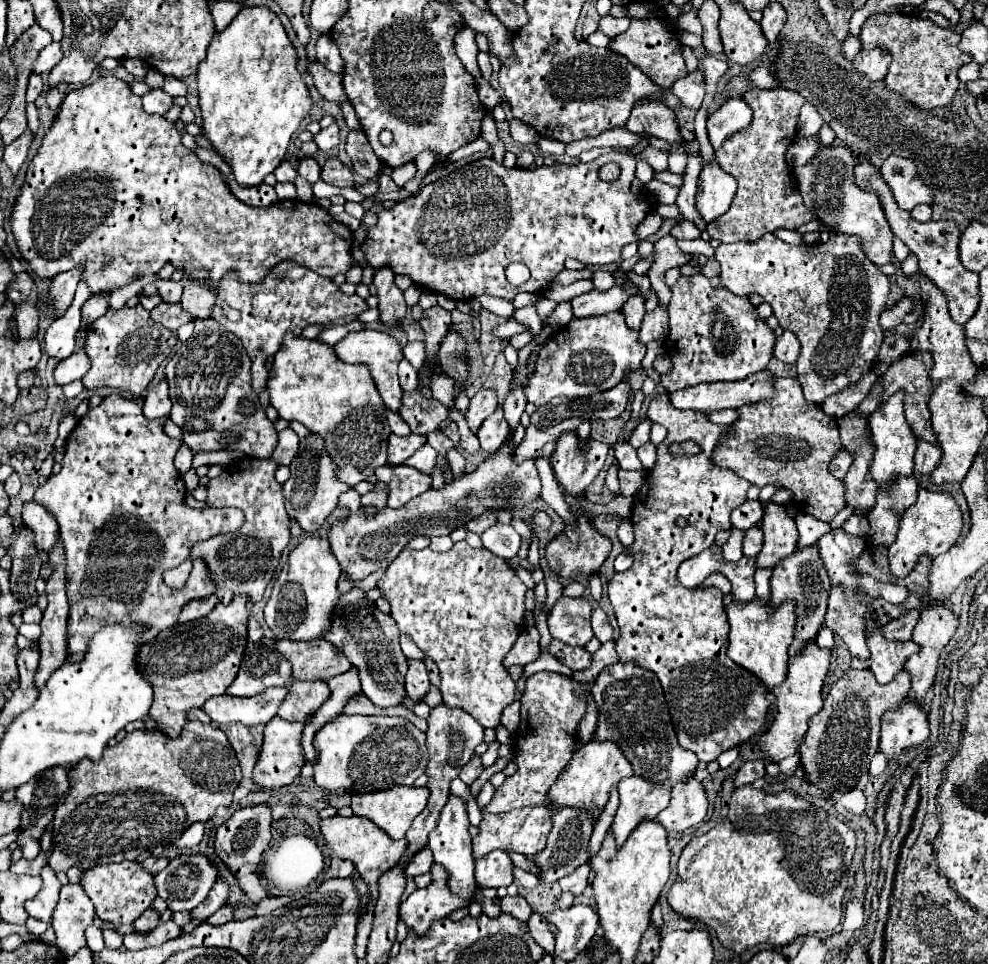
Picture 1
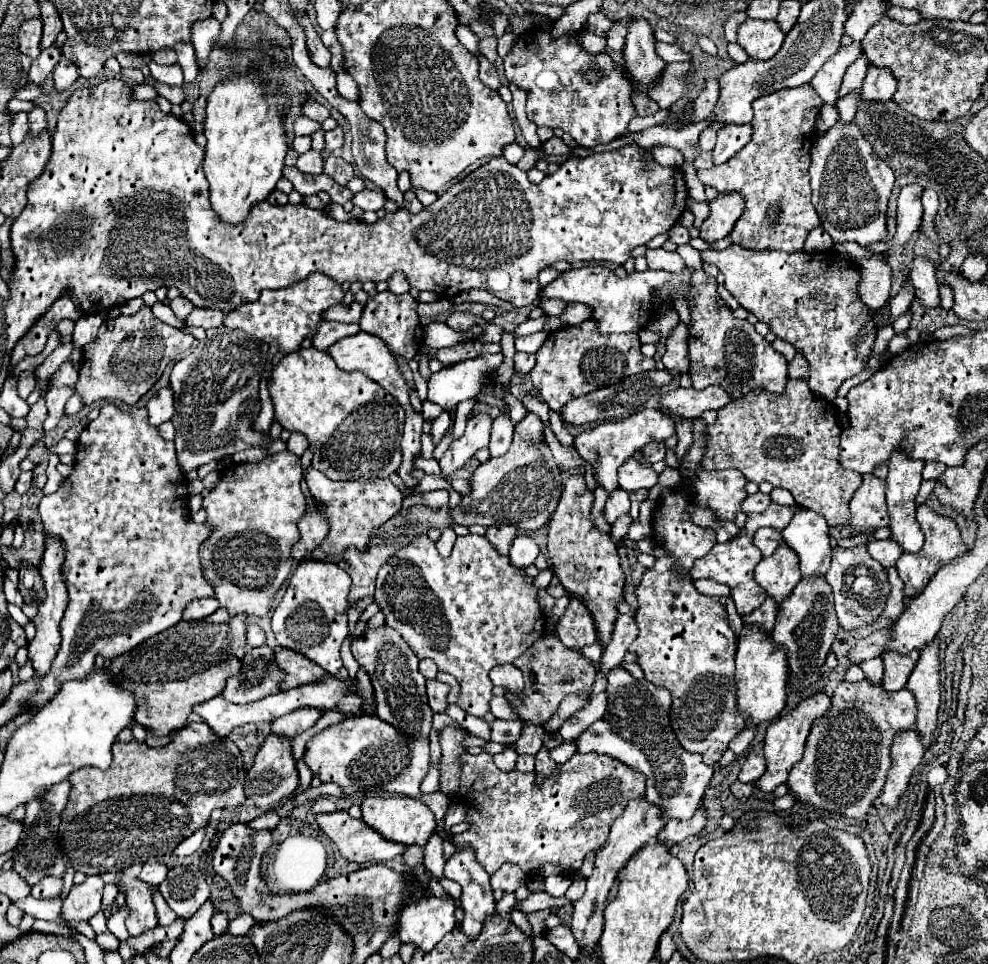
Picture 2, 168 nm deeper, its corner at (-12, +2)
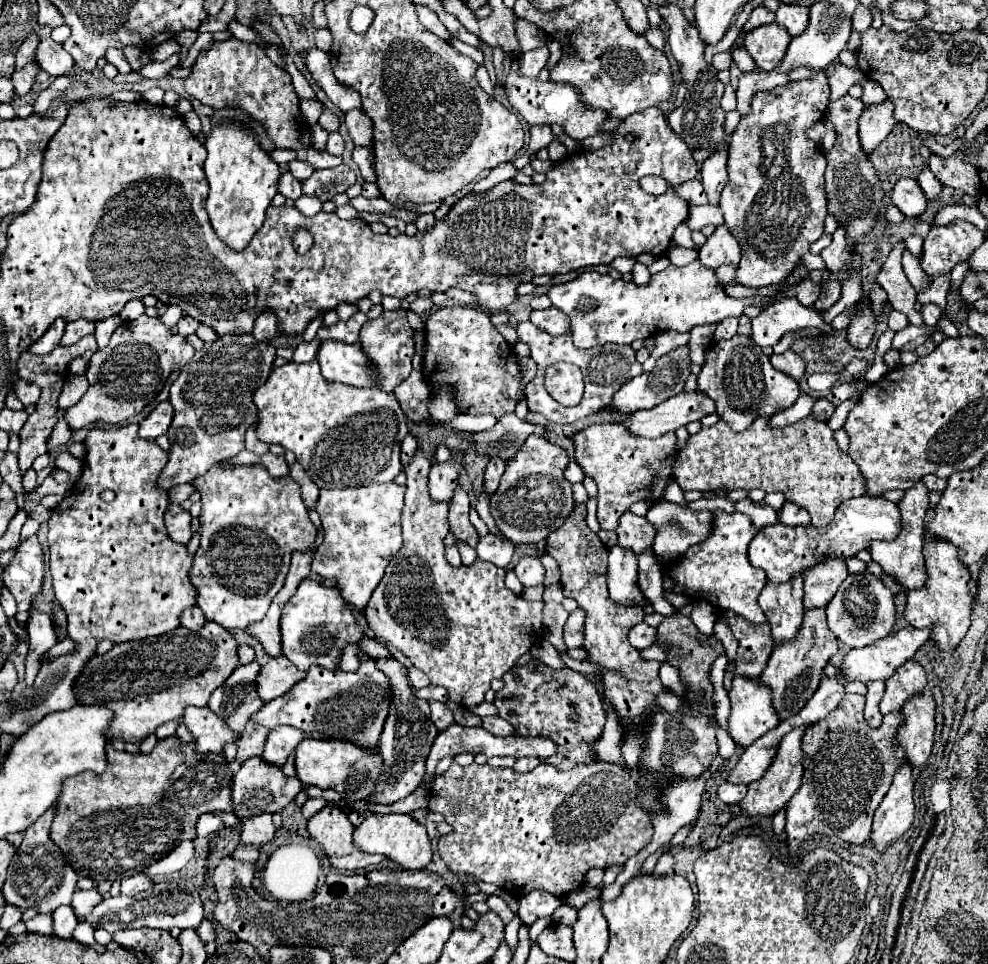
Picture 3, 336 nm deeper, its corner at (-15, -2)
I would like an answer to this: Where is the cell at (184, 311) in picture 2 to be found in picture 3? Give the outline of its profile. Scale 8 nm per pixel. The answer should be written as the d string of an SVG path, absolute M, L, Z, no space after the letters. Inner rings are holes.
M184 315L180 321L178 321L178 333L182 335L182 337L188 337L188 335L192 335L192 333L196 333L196 329L198 329L198 321L194 321L192 317L188 317L188 315Z

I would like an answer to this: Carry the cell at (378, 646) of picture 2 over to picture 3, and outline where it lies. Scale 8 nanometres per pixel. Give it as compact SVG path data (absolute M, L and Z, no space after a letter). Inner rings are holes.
M392 657L378 659L376 663L390 677L390 683L394 689L394 699L392 699L390 715L386 719L384 731L380 735L380 745L378 745L378 753L384 761L384 773L382 773L382 779L376 783L374 795L368 797L366 801L390 805L390 803L396 803L396 801L408 797L420 785L422 775L424 775L424 761L430 753L430 747L432 747L436 735L438 735L438 729L434 727L434 723L428 717L428 701L412 695L408 677L406 677L408 669Z

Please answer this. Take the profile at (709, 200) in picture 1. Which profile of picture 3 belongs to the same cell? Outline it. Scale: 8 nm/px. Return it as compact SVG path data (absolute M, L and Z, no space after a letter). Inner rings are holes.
M726 225L716 227L714 235L708 237L706 245L698 251L698 259L704 267L716 271L720 265L736 267L740 263L740 245Z

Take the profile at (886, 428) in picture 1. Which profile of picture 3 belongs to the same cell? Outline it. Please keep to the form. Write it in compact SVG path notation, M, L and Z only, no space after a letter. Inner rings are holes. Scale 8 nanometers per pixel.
M918 481L912 489L904 493L904 499L898 503L902 513L902 531L894 541L874 541L870 545L872 559L884 569L886 575L890 575L898 585L904 587L904 591L920 589L926 581L926 567L924 567L924 517L928 511L928 489Z

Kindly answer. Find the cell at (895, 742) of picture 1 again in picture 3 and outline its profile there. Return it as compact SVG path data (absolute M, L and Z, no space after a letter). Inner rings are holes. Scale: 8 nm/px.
M908 763L896 771L890 791L874 813L870 841L876 851L884 853L898 837L902 837L914 821L914 801L912 801L912 769Z

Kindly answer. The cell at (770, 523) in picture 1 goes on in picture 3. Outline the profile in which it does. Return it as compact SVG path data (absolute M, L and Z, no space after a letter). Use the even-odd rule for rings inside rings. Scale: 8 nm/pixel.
M794 577L788 583L768 583L760 593L760 607L772 627L774 645L782 645L796 637L802 625L802 577Z

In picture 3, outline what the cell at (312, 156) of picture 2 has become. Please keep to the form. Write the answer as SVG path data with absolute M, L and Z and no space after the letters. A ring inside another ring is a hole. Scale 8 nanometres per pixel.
M296 159L296 161L290 161L290 173L292 173L298 181L304 181L304 179L310 177L310 167L308 167L308 163Z

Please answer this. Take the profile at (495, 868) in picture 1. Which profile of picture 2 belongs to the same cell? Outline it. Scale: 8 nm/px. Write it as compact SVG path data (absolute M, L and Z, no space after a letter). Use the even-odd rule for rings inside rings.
M503 865L497 873L491 875L491 887L501 889L501 891L515 891L521 885L529 881L527 873L517 865Z

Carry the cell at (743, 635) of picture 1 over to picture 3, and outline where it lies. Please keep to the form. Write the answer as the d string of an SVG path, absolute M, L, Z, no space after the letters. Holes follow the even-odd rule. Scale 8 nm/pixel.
M734 679L728 697L732 705L728 731L738 747L746 749L780 723L768 687L760 685L756 679Z

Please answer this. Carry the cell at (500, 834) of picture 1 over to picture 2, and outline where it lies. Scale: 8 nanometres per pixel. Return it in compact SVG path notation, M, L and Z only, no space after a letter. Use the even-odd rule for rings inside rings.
M465 753L465 757L461 759L463 777L461 787L453 799L467 803L467 821L471 823L471 827L469 831L455 837L455 845L471 845L475 849L477 861L489 875L493 875L505 861L519 865L529 877L539 875L541 863L557 863L565 873L579 871L585 853L597 851L607 841L613 821L623 813L629 799L645 793L645 775L637 773L637 769L629 769L629 765L621 765L621 761L609 755L575 753L539 789L533 789L533 773L503 773L493 765L493 755L489 753Z

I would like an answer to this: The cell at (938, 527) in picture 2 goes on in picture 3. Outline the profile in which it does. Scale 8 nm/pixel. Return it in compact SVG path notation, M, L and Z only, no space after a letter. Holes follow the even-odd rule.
M934 539L926 541L924 545L924 557L926 557L926 573L928 581L922 589L908 591L908 603L904 617L906 621L916 627L930 627L932 629L932 641L938 647L938 651L952 651L958 647L958 643L964 639L964 635L970 629L970 615L972 615L972 591L970 591L970 573L968 567L964 567L958 559L958 549L954 549L952 543Z

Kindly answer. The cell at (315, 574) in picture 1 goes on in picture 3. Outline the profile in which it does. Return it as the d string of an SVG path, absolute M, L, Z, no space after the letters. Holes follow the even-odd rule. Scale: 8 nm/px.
M304 579L298 585L296 593L284 605L280 629L284 655L300 671L306 671L310 665L336 669L340 665L342 649L350 643L358 643L360 639L364 639L364 631L356 623L350 607L340 597L340 591L336 587L322 587L312 579Z

